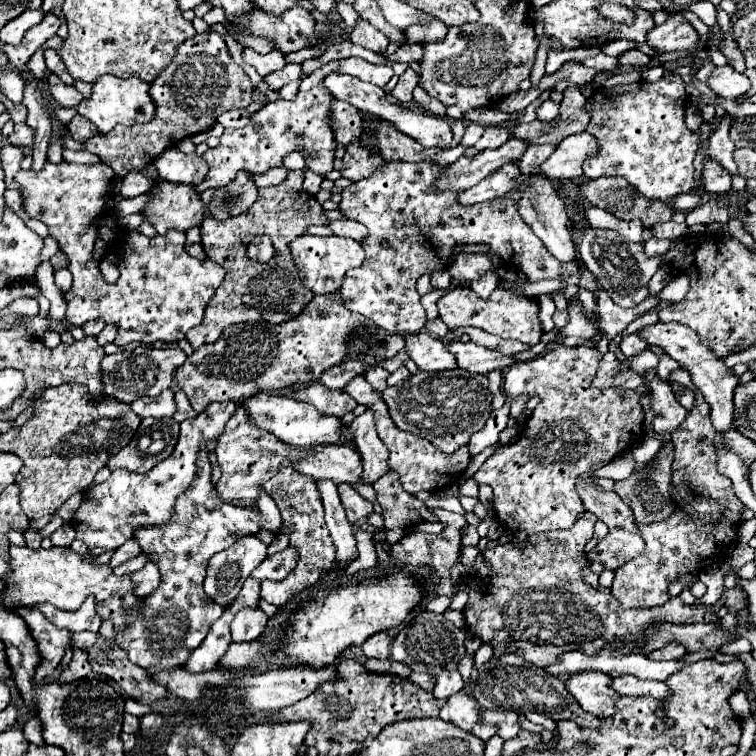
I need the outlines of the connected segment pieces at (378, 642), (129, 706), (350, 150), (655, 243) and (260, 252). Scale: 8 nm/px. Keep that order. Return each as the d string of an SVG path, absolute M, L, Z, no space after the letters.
M376 632L362 644L362 652L368 658L390 658L390 642L386 632Z
M126 699L125 700L125 712L142 717L143 715L150 713L151 707L149 705L140 704L133 699Z
M352 142L346 148L342 162L344 162L344 168L340 170L340 174L352 182L358 182L358 180L368 178L380 164L384 164L384 158L382 154L372 154L370 146Z
M658 238L646 240L644 242L644 252L646 252L646 256L662 256L670 248L670 242L672 240L658 240Z
M262 236L262 238L256 238L250 248L248 248L248 256L258 260L258 262L266 262L274 256L274 248L272 248L272 240Z

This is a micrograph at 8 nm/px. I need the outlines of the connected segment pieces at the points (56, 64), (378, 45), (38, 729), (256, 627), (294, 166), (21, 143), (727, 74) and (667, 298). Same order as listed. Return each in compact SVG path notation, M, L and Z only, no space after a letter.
M52 48L46 50L46 68L48 68L50 72L54 72L64 84L72 84L72 82L74 82L74 80L70 78L70 74L68 74L68 70L66 70L60 54L58 54L56 50L52 50Z
M366 20L358 22L358 26L350 32L350 40L354 44L360 44L360 46L376 52L376 54L386 52L386 46L388 46L388 38Z
M30 718L26 724L24 724L24 738L30 742L30 744L36 744L36 746L42 746L44 740L42 740L42 726L38 722L38 718Z
M242 608L232 622L232 640L250 642L256 640L266 628L268 616L260 608Z
M294 151L288 154L283 160L283 167L287 170L299 170L305 167L305 153Z
M22 122L22 124L14 124L14 132L8 136L10 144L22 148L22 150L30 150L34 144L34 130Z
M722 66L712 72L706 82L720 98L738 98L750 90L750 80L746 74L738 74L732 66Z
M680 274L680 276L674 276L656 296L660 302L682 302L688 294L690 286L688 286L688 276Z

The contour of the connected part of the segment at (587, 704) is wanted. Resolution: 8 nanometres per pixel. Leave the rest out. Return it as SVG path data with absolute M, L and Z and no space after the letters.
M578 672L566 684L568 692L574 694L578 704L594 716L616 714L616 702L622 698L612 688L612 678L604 672Z

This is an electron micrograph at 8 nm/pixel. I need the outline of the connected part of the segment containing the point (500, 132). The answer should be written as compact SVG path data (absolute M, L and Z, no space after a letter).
M490 126L484 130L484 136L472 146L472 148L466 148L466 156L470 154L478 154L478 150L484 150L484 148L498 148L502 146L508 138L510 138L510 130L504 128L504 126Z

